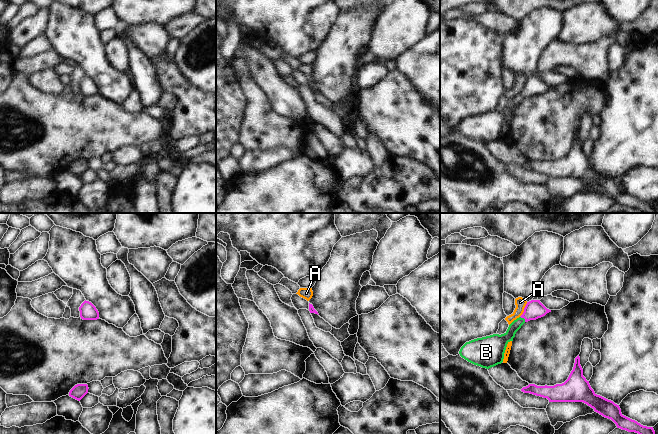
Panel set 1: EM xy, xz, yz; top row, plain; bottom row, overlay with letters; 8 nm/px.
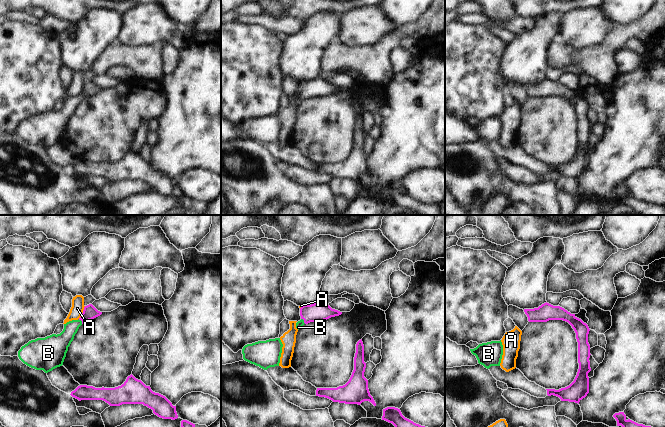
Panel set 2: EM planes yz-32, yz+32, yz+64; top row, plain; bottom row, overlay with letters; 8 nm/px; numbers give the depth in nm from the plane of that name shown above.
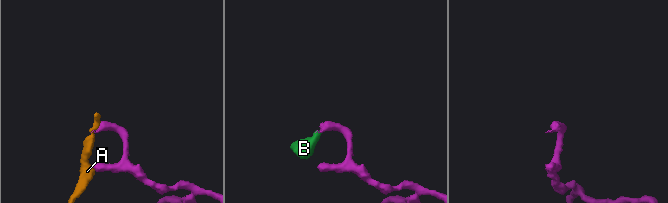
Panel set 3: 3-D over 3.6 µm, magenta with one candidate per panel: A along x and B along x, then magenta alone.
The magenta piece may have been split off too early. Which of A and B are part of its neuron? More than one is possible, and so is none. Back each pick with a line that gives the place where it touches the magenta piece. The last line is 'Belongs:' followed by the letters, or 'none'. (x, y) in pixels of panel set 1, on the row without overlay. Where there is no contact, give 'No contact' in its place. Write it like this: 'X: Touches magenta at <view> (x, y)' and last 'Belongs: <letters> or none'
B: Touches magenta at yz (523, 93)
Belongs: B

